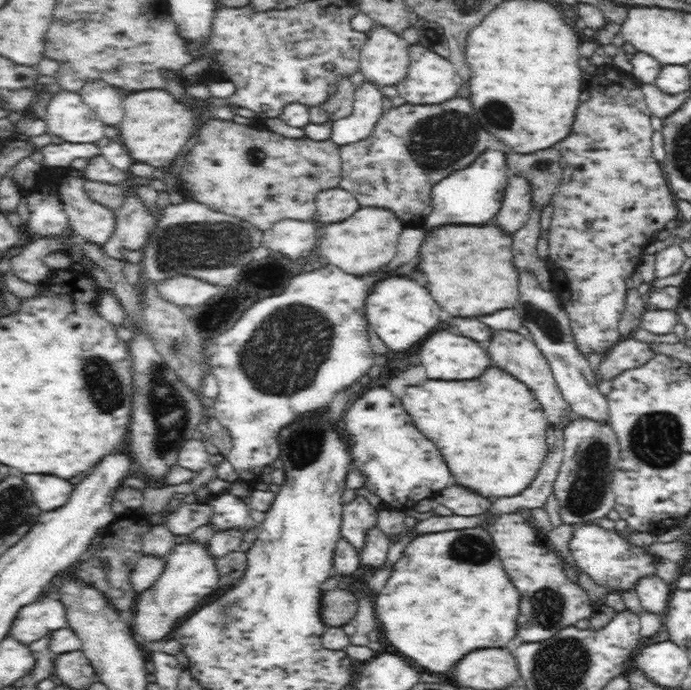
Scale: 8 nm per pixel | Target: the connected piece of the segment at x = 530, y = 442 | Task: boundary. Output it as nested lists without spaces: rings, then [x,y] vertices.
[[[494,363],[475,379],[426,380],[420,386],[408,386],[400,399],[419,432],[440,448],[456,482],[470,486],[470,490],[478,491],[480,495],[490,499],[514,496],[528,488],[544,464],[548,454],[547,413],[540,407],[534,391]]]

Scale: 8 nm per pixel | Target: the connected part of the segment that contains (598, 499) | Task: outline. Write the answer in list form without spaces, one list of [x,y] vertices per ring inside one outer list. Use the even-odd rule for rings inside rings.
[[[576,418],[563,427],[563,432],[564,457],[553,486],[554,494],[558,497],[558,503],[560,503],[559,515],[561,522],[564,522],[567,526],[581,525],[613,515],[615,501],[612,497],[611,484],[620,454],[618,437],[613,428],[608,424],[599,424],[599,422],[592,420]]]

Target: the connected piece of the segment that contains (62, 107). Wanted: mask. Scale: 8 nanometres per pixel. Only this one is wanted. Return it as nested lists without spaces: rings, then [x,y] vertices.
[[[61,89],[60,92],[51,96],[45,108],[43,121],[49,132],[68,142],[94,143],[104,136],[105,124],[100,120],[100,117],[86,106],[79,92],[71,90]]]

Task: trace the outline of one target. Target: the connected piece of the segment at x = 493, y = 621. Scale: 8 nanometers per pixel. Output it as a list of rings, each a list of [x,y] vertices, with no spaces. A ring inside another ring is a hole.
[[[482,527],[416,535],[405,545],[402,556],[391,567],[386,584],[376,595],[373,608],[386,638],[402,656],[422,666],[422,671],[444,674],[470,650],[505,647],[517,635],[520,595],[496,556],[497,550],[490,538],[490,533]],[[470,556],[480,556],[478,560],[484,562],[470,562]]]

